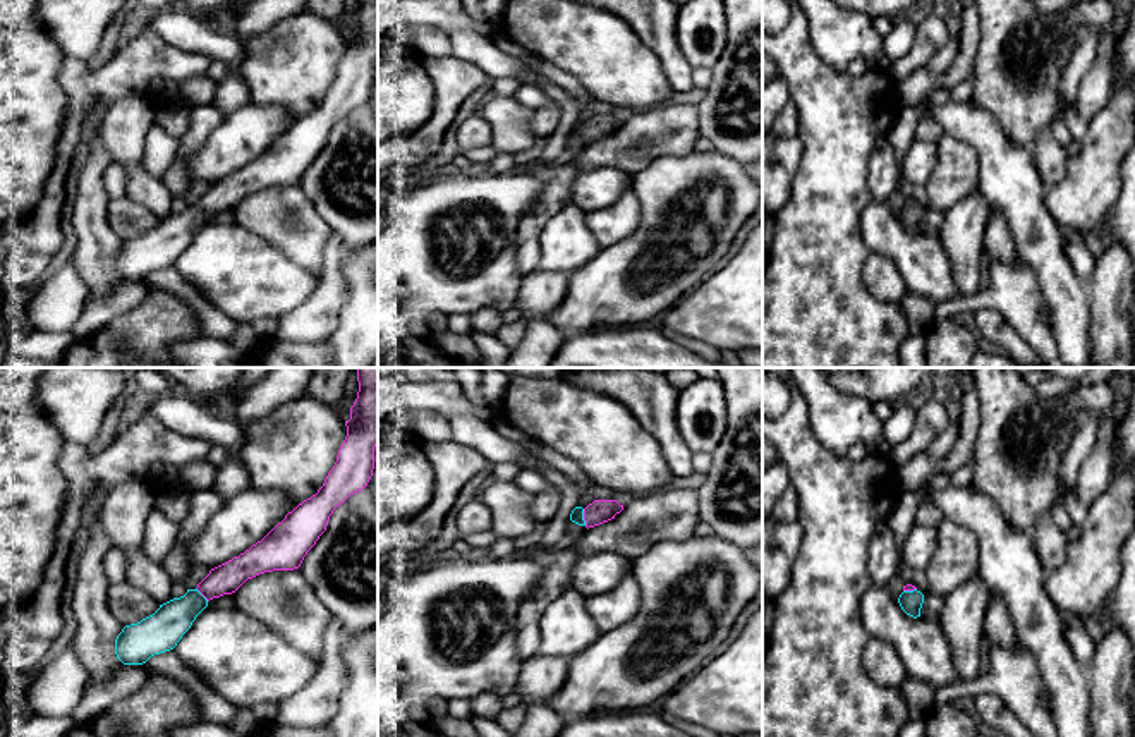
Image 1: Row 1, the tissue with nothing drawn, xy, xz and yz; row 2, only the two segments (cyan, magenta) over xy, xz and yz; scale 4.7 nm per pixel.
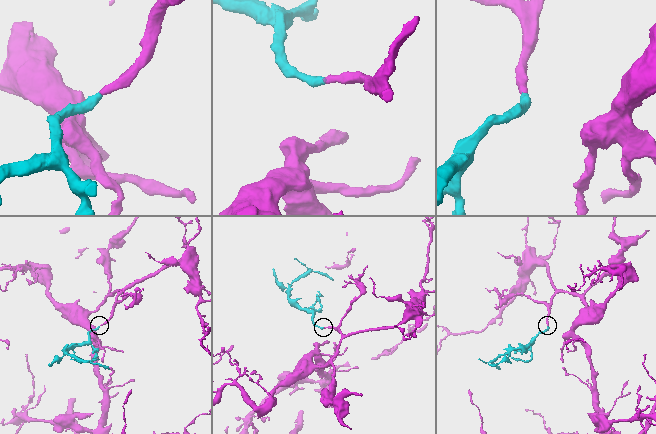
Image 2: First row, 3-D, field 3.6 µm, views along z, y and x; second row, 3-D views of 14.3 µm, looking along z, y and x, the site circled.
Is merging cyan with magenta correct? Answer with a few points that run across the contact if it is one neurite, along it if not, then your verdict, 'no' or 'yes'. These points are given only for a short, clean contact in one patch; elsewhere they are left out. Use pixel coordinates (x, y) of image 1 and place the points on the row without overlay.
line xz (577, 129), (582, 133), (600, 126); yes

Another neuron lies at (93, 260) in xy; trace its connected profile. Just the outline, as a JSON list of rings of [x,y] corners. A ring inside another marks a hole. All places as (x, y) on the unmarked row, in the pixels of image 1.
[[[100,132],[89,143],[89,156],[79,175],[77,199],[72,210],[72,227],[77,246],[72,268],[88,287],[88,299],[108,295],[124,278],[115,270],[115,254],[122,241],[106,222],[108,194],[103,175],[113,163]]]

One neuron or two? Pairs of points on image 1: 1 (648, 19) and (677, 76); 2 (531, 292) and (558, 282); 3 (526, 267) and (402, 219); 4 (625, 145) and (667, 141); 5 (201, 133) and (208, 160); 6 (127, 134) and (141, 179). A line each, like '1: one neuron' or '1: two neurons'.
1: one neuron
2: one neuron
3: two neurons
4: one neuron
5: two neurons
6: one neuron

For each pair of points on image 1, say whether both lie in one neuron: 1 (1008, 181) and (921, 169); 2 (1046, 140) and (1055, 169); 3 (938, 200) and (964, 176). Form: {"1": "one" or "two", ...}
{"1": "two", "2": "one", "3": "one"}

